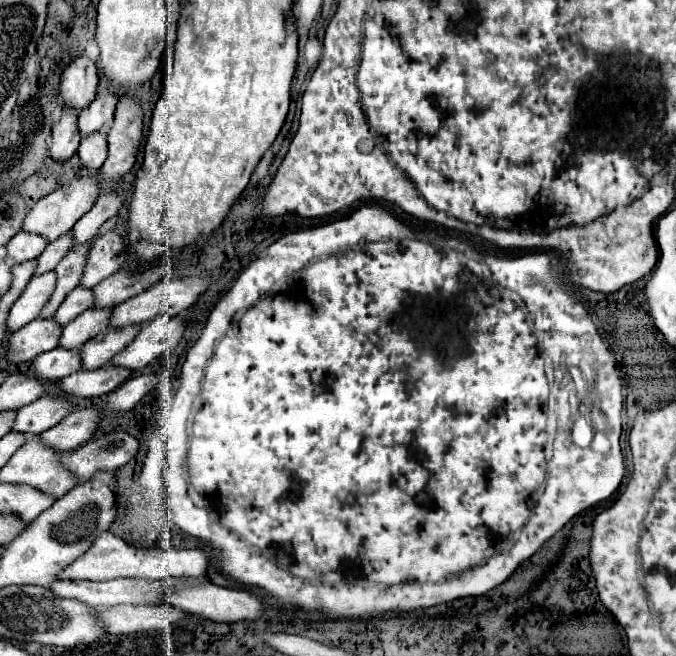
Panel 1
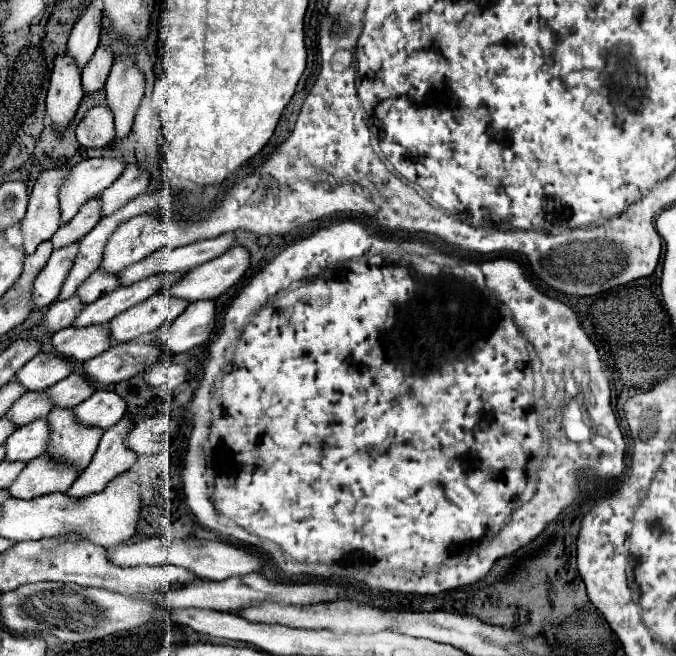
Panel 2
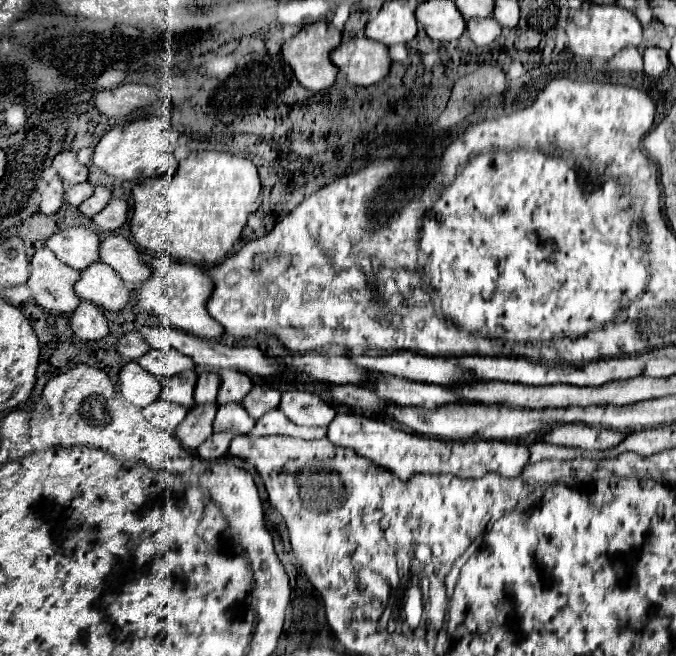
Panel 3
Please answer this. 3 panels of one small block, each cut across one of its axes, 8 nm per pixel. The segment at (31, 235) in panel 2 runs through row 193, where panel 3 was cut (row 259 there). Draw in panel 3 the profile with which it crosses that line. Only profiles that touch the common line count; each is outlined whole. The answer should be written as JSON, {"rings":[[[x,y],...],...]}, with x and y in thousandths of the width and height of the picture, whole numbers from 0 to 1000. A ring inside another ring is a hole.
{"rings":[[[59,378],[44,399],[41,439],[53,463],[77,476],[109,476],[118,466],[118,454],[109,445],[118,415],[92,402],[71,378]]]}

